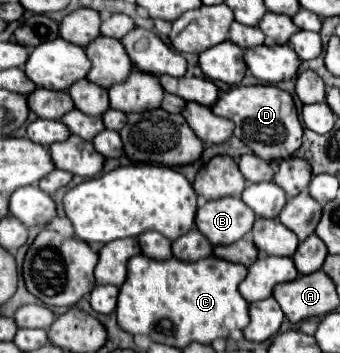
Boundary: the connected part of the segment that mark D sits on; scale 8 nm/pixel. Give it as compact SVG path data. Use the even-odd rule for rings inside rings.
M236 85L212 105L212 111L234 121L234 135L246 143L254 155L266 161L286 159L302 145L302 125L298 121L294 101L290 93L278 89L276 85Z

